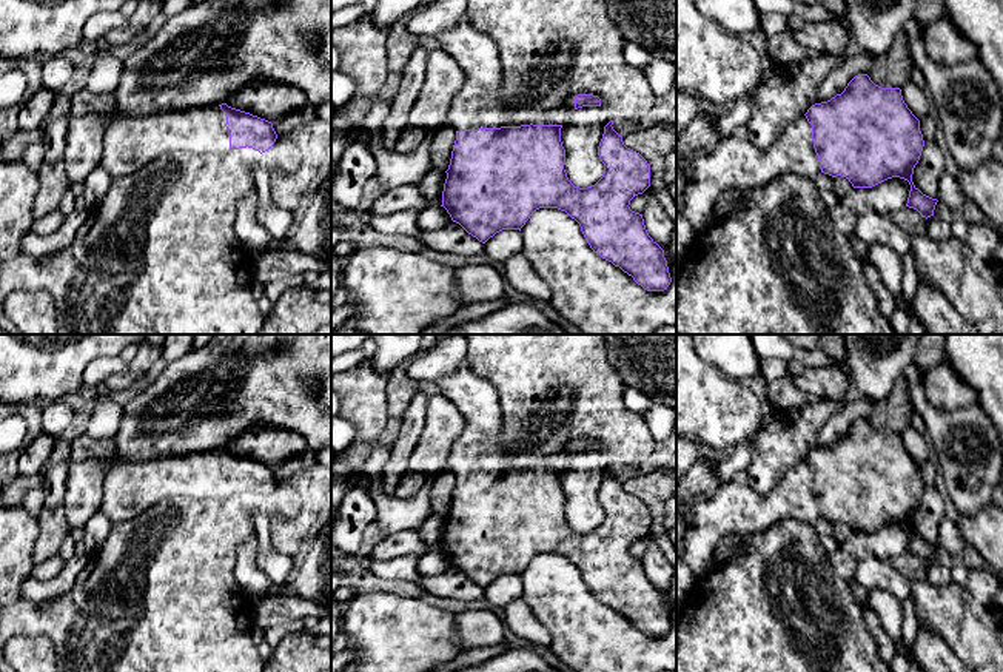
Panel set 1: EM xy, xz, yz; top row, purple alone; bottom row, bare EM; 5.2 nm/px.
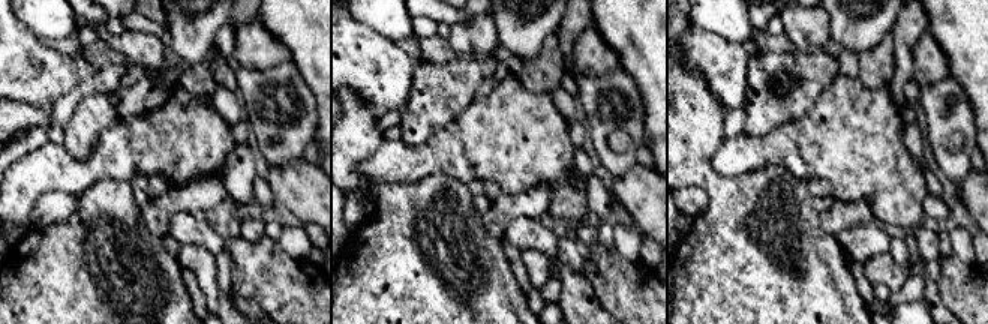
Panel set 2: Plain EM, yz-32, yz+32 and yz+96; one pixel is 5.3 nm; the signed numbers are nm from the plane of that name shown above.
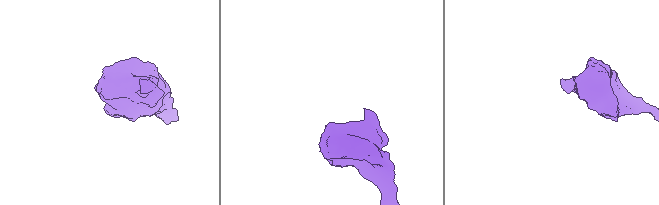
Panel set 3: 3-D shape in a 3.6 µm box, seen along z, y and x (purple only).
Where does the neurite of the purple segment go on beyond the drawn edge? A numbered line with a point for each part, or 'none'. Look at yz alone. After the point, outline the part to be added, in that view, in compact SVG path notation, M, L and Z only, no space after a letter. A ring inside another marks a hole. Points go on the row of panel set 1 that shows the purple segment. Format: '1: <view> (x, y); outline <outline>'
1: yz (735, 162); outline M806 116L784 128L764 151L730 136L712 153L696 157L684 182L683 214L704 231L715 220L715 207L726 191L764 186L786 173L812 180L821 174Z

